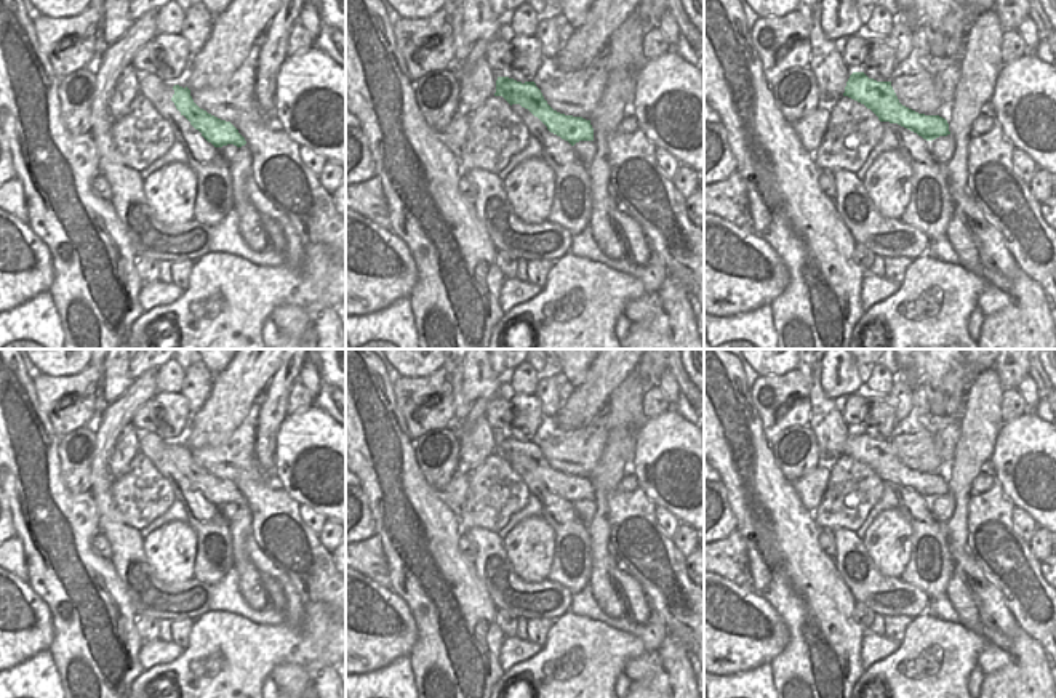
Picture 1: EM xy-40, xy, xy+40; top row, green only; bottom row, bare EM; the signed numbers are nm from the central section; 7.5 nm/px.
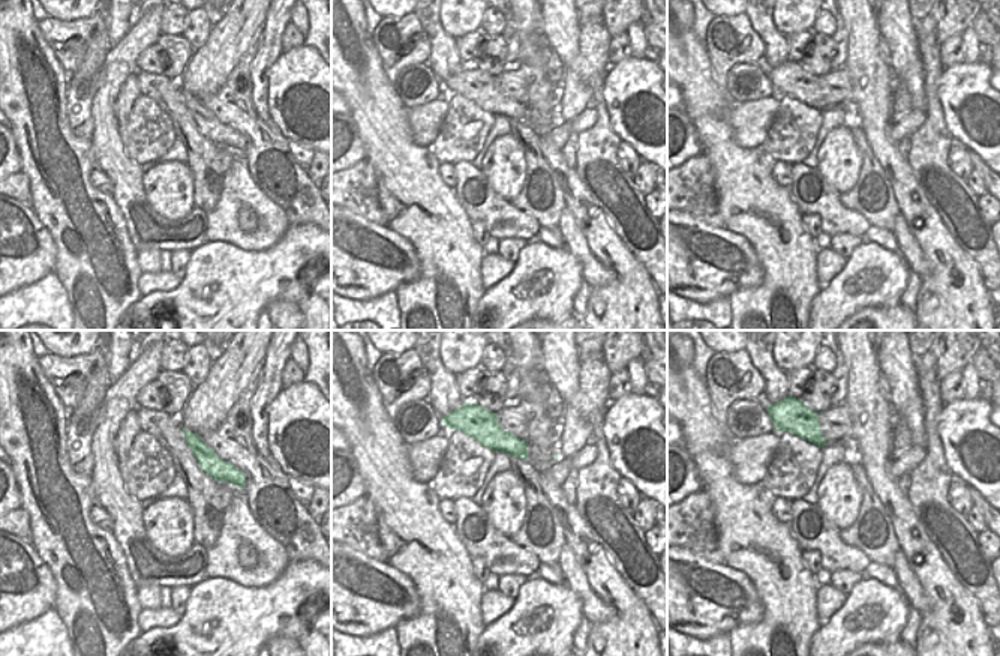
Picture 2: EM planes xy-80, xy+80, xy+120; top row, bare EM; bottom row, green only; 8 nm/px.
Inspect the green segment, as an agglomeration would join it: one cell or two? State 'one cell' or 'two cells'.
two cells

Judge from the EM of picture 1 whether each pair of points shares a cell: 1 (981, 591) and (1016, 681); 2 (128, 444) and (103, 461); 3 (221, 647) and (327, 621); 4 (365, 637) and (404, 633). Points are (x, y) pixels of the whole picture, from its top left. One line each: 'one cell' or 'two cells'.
1: one cell
2: two cells
3: one cell
4: one cell

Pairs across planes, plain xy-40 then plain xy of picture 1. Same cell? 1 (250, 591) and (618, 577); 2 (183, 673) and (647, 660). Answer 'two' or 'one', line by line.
1: two
2: two

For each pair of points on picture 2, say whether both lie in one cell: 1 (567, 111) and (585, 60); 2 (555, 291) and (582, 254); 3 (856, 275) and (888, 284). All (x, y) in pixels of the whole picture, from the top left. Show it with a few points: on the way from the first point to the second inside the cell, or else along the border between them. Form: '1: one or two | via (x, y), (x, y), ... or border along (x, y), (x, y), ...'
1: one | via (574, 99), (580, 72)
2: two | border along (564, 248), (580, 263), (580, 276), (583, 279)
3: one | via (864, 278), (880, 279)

